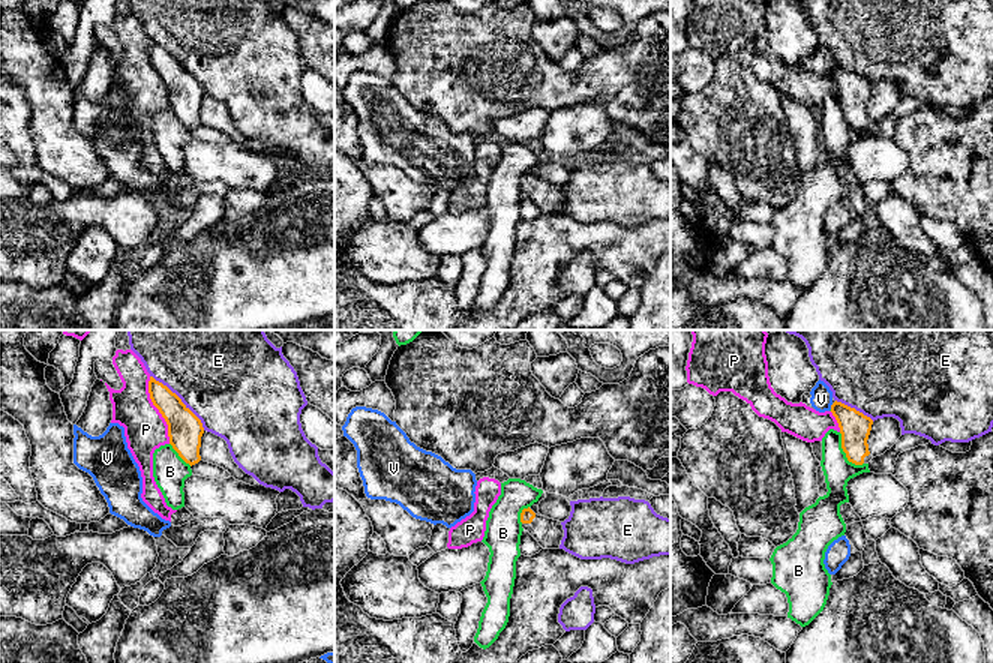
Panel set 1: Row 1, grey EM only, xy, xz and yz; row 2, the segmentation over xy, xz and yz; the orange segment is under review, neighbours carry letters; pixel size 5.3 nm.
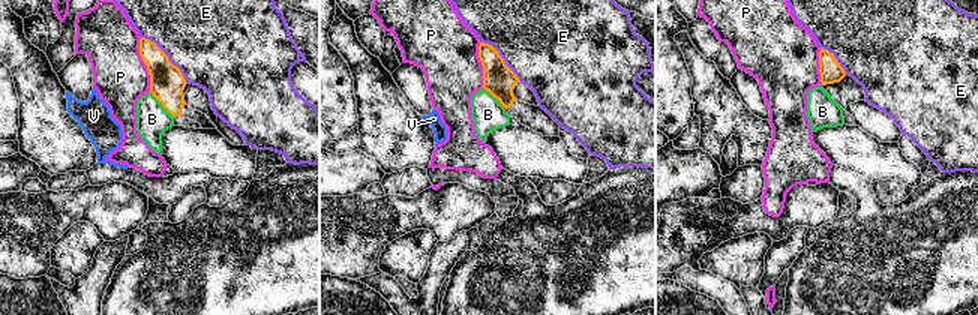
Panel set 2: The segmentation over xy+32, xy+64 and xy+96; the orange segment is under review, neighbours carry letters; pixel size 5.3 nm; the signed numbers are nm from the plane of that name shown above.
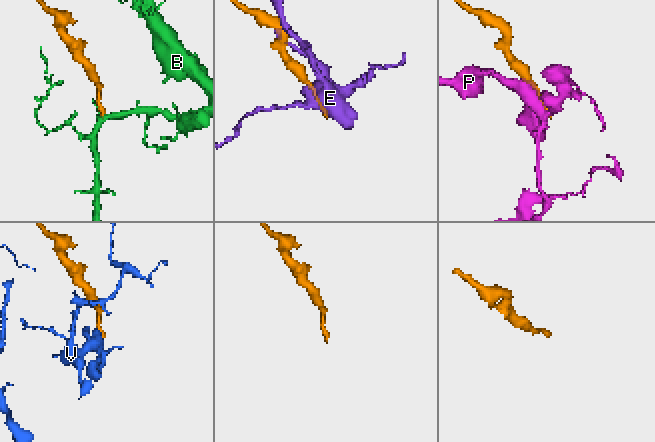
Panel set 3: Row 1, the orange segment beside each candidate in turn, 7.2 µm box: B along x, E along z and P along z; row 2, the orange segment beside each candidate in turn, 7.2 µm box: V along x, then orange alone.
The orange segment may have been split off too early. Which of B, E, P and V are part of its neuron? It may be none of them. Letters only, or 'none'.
none

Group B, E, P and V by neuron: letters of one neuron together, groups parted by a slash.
B / E / P / V

